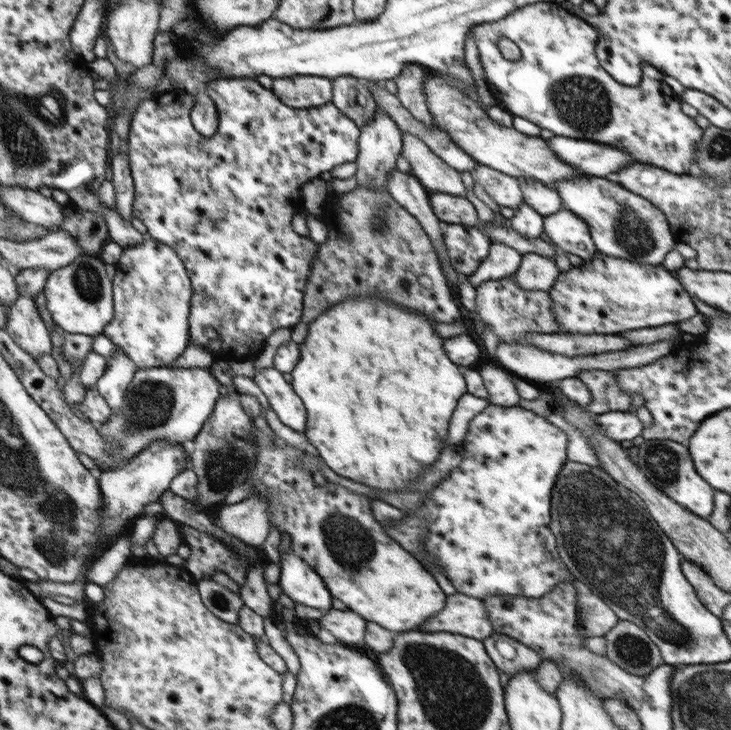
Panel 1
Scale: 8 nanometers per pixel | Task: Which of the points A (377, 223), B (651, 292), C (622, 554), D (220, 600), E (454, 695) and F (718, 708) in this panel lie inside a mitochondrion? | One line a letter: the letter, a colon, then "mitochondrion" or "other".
A: mitochondrion
B: other
C: mitochondrion
D: mitochondrion
E: mitochondrion
F: mitochondrion

